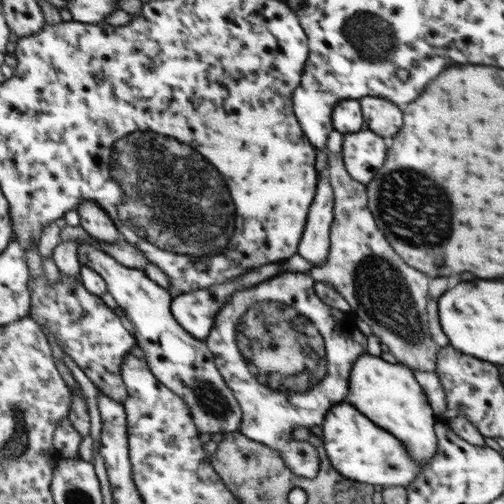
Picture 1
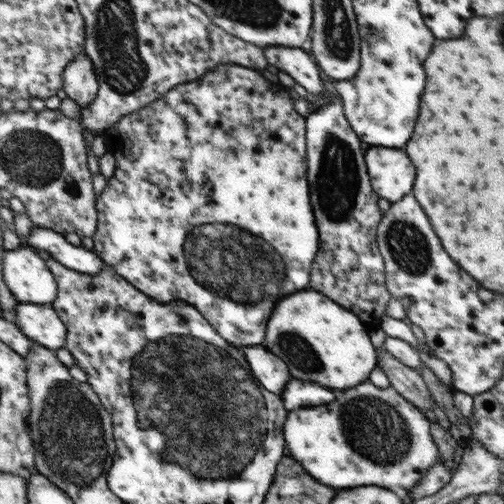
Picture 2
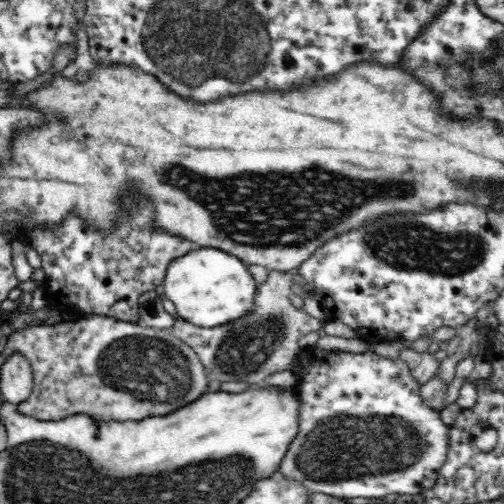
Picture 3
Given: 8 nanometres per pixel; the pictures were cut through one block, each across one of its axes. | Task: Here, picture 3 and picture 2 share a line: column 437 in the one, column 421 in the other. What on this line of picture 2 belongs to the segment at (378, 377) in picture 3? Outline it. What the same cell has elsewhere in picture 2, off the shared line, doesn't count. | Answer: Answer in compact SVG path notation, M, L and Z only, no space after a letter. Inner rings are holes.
M369 382L339 392L339 396L325 406L289 412L283 436L289 454L297 458L317 482L325 482L333 488L371 484L387 490L413 490L437 464L437 448L429 436L429 420L393 386L377 388Z

